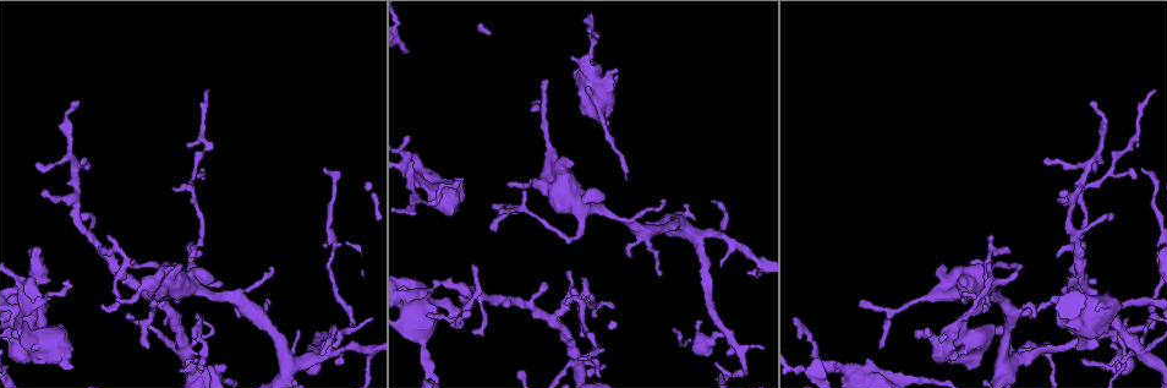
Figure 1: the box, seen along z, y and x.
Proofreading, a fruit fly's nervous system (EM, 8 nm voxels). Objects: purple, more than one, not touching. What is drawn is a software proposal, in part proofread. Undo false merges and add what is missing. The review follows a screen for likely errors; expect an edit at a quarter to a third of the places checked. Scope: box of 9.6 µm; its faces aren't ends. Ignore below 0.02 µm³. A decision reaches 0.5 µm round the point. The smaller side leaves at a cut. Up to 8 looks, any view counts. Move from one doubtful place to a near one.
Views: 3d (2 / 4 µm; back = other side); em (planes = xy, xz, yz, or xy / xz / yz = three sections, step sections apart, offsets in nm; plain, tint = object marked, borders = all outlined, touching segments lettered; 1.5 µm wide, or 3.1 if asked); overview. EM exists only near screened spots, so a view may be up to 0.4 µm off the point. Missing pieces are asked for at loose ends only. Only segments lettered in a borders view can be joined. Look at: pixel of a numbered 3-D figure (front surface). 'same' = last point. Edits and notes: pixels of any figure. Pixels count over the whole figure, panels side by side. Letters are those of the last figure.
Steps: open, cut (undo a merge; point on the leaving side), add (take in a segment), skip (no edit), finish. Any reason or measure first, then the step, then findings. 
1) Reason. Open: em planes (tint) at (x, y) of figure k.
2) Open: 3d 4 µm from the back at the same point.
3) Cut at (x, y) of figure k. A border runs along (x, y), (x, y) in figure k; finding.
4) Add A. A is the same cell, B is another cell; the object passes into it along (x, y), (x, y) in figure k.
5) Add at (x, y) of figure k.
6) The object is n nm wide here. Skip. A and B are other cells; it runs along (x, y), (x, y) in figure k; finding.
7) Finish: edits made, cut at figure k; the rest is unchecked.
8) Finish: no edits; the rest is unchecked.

Branch stops here. Open: em planes (borders) at (69, 280) of figure 1.

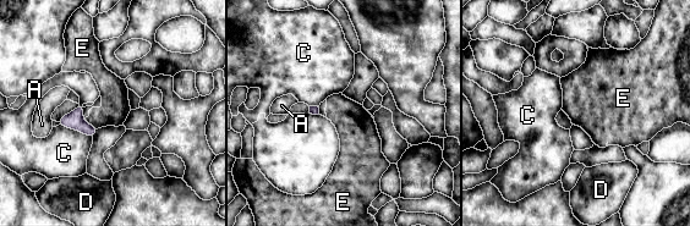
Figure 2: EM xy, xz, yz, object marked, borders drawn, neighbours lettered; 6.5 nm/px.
Skip. A, C, D and E are other cells; a border runs along (60, 123), (92, 137) in figure 2; no lettered segment goes on from it.

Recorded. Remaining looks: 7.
Open: em xz step 4 (tint) at (421, 297) of figure 1.

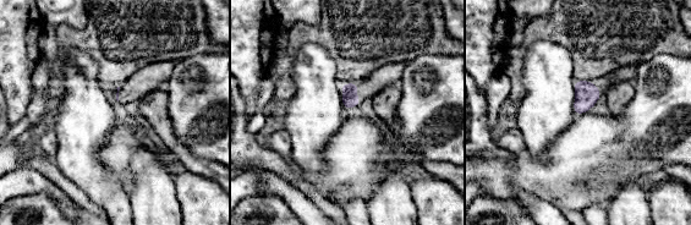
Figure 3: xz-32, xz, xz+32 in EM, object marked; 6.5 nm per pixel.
Another direction. Open: em yz step 8 (borders) at the same point.

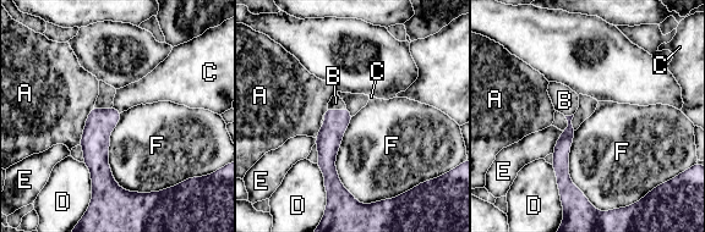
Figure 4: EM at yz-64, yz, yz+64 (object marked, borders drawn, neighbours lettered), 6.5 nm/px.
Add B. B is the same cell, A, C, D, E and F are other cells; it goes on there.

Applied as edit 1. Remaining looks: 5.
An open end. Open: 3d 4 µm at (1135, 178) of figure 1.

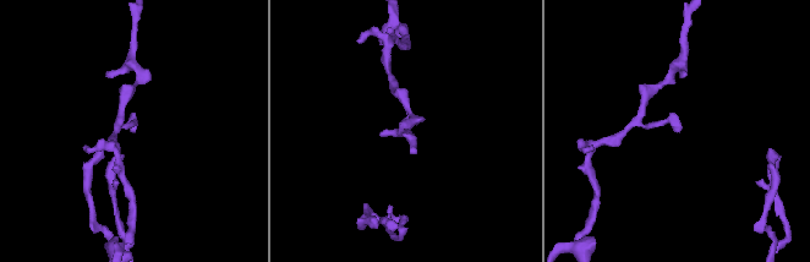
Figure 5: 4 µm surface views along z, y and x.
Need the tissue. Open: em planes (tint) at (132, 130) of figure 5.

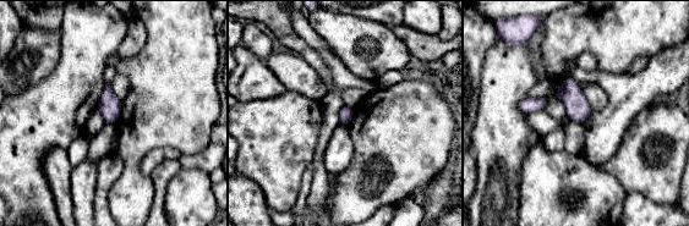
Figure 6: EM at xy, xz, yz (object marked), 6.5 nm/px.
See the neighbours. Open: em planes (borders) at the same point.

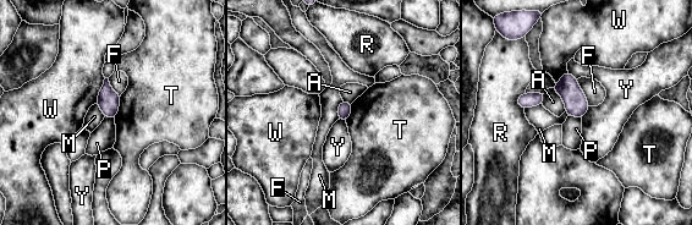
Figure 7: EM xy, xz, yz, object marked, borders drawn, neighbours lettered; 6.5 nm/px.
Skip. A, F, M, P, R, T, W and Y are other cells; none of them fits.

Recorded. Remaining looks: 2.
Finish: edits made, add at figure 4; the rest is unchecked.

